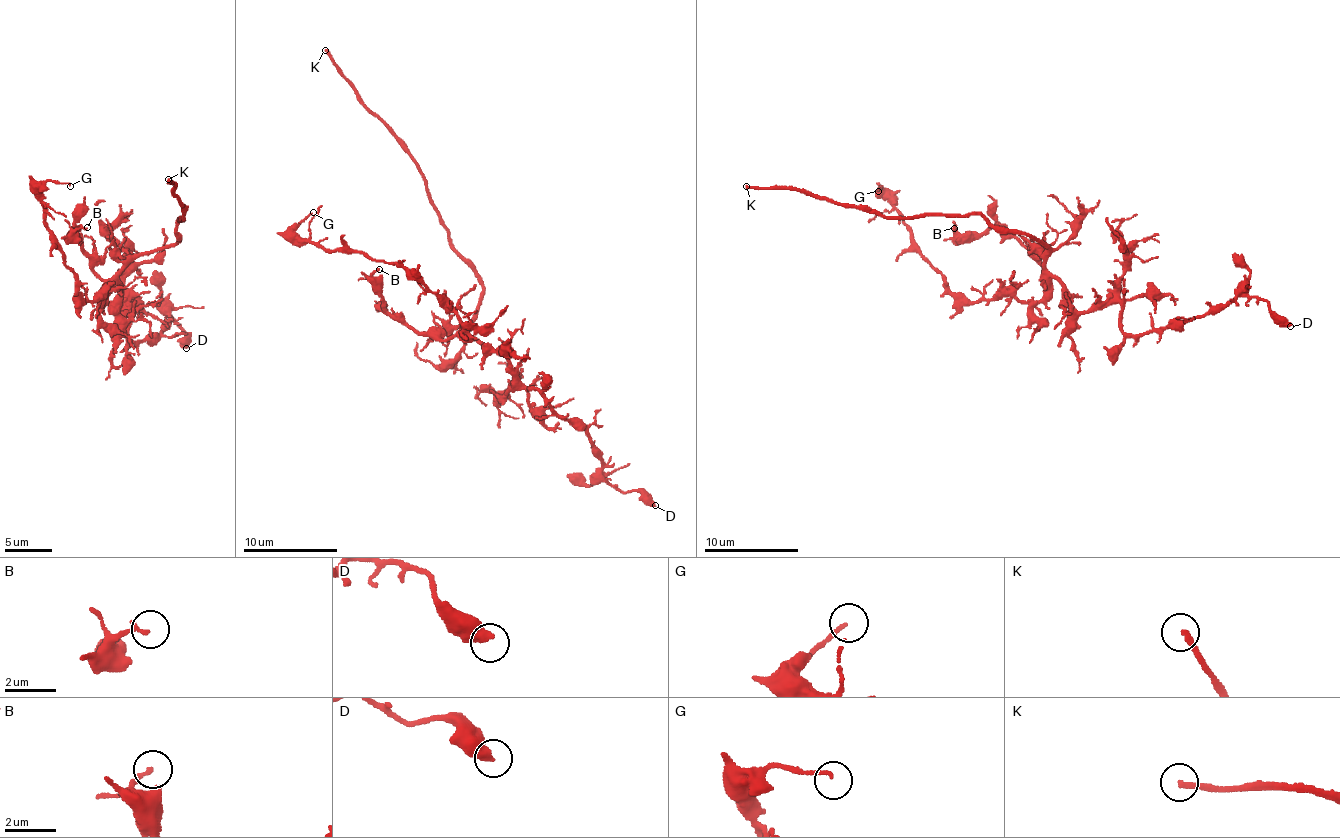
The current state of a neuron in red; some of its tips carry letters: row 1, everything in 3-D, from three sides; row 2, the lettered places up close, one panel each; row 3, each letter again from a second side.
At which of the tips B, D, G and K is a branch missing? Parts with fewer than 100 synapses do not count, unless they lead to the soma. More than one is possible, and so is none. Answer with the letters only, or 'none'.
K

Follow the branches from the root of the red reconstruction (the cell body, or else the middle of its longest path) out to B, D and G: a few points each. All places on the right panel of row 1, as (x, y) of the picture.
B: (1048, 254), (1024, 241), (1028, 253), (1030, 249), (994, 226), (982, 233), (958, 233), (954, 228)
D: (1048, 254), (1062, 299), (1078, 311), (1119, 303), (1129, 334), (1236, 297), (1260, 299), (1290, 326)
G: (1048, 254), (1040, 300), (966, 301), (946, 287), (894, 201), (882, 187), (878, 191)

